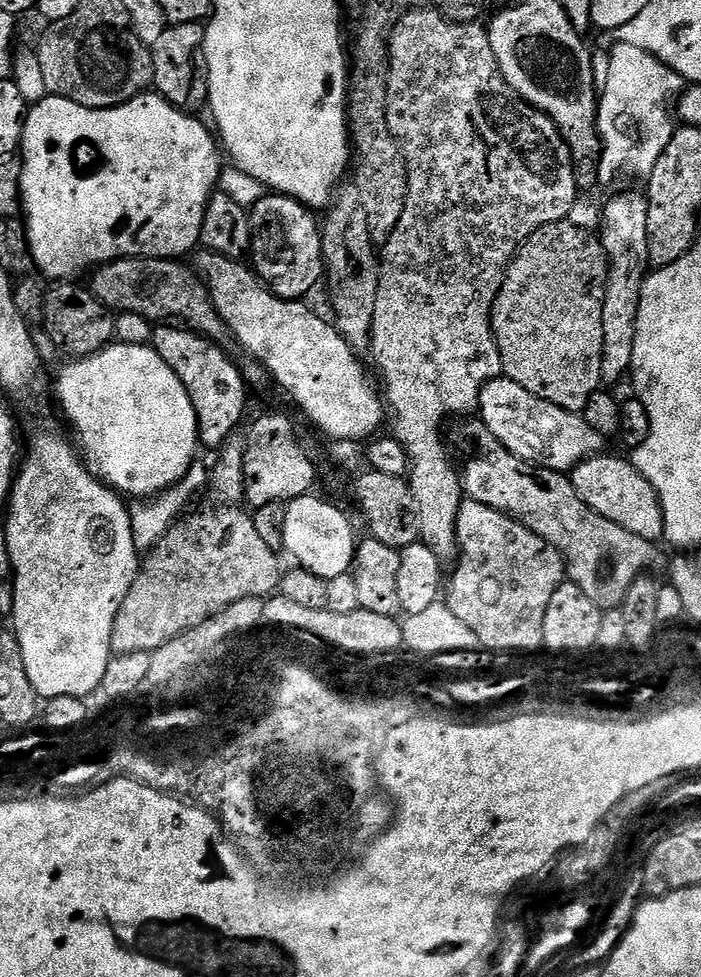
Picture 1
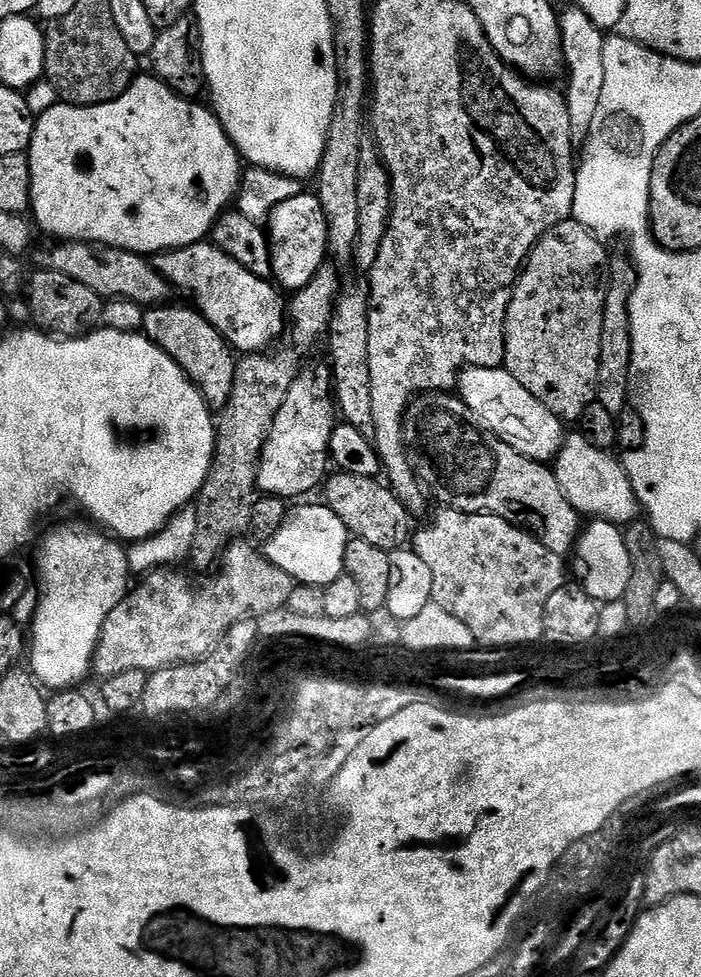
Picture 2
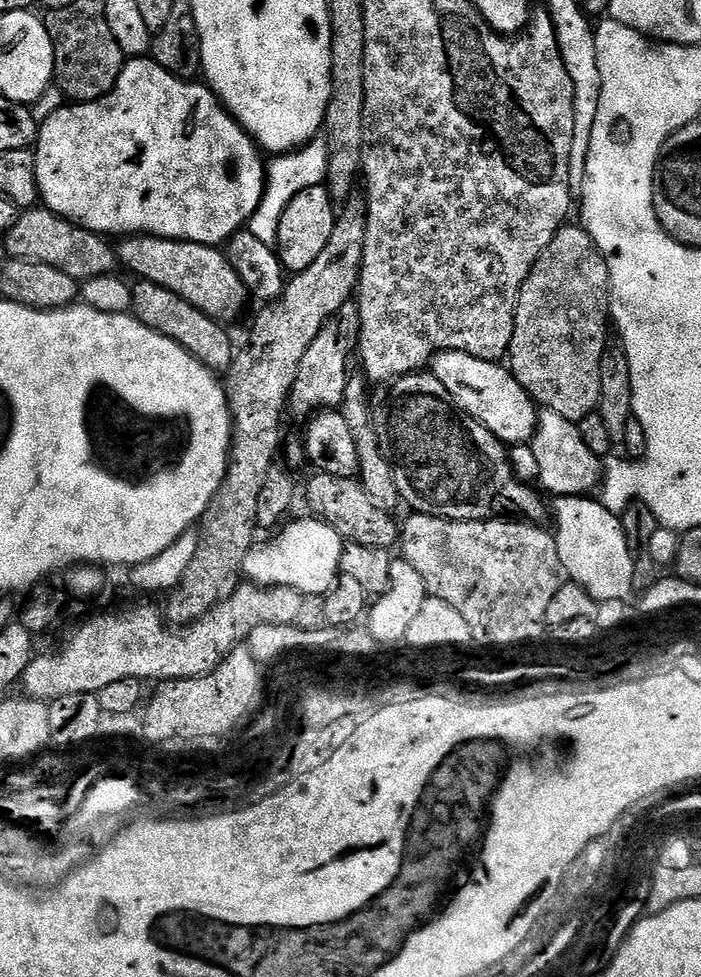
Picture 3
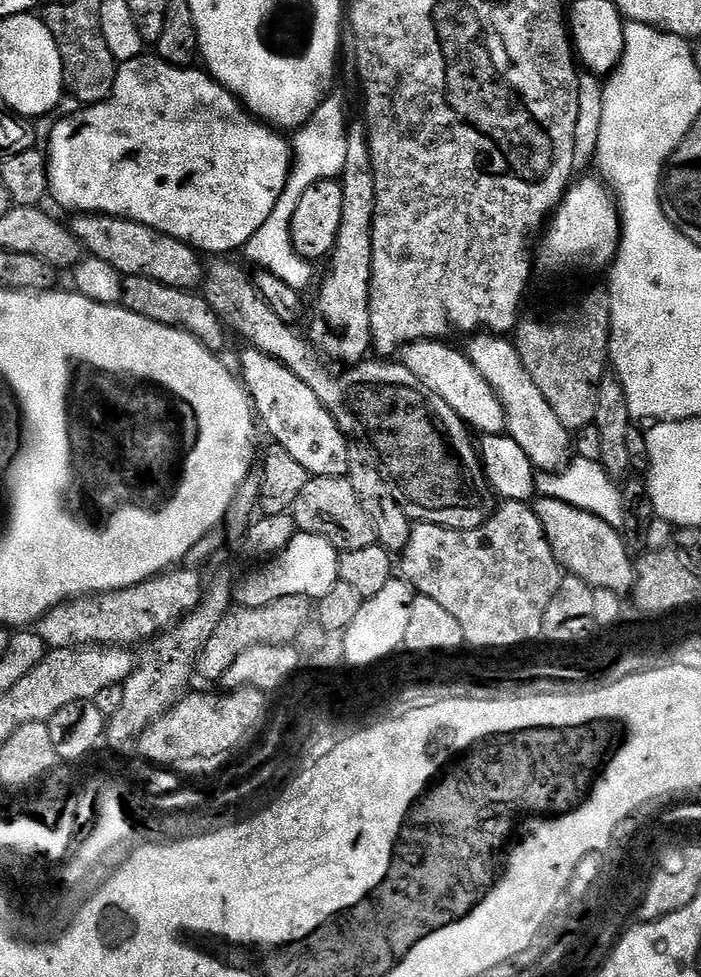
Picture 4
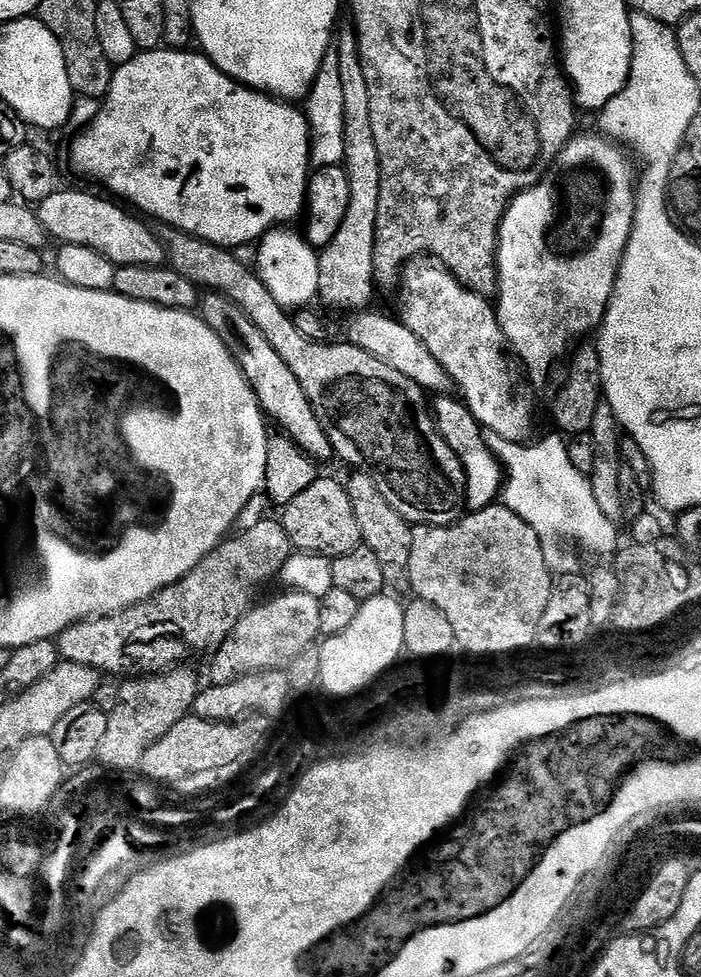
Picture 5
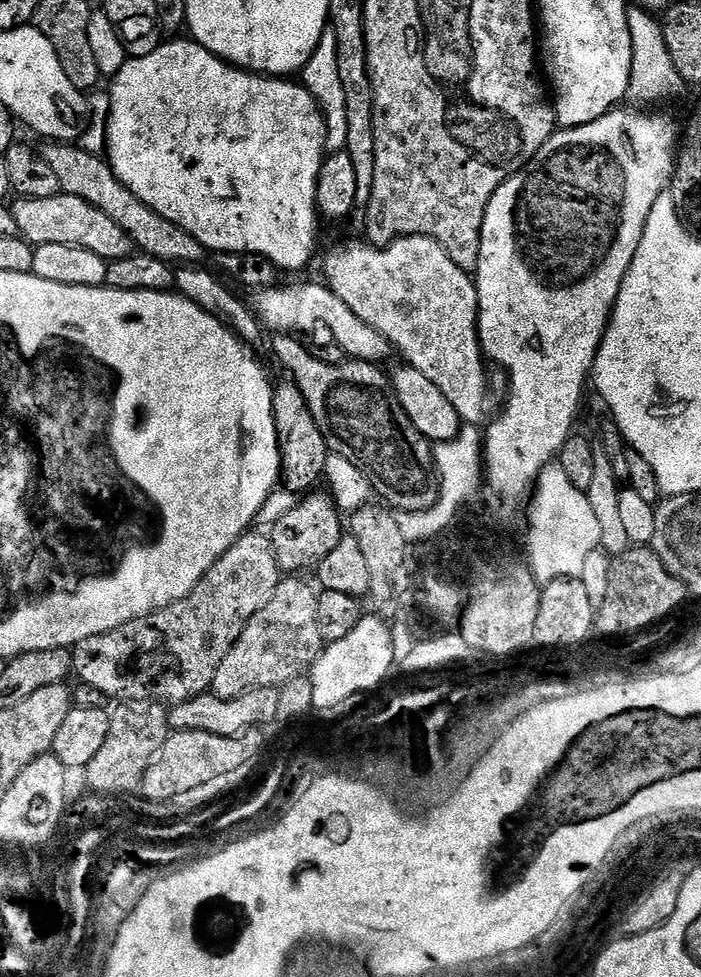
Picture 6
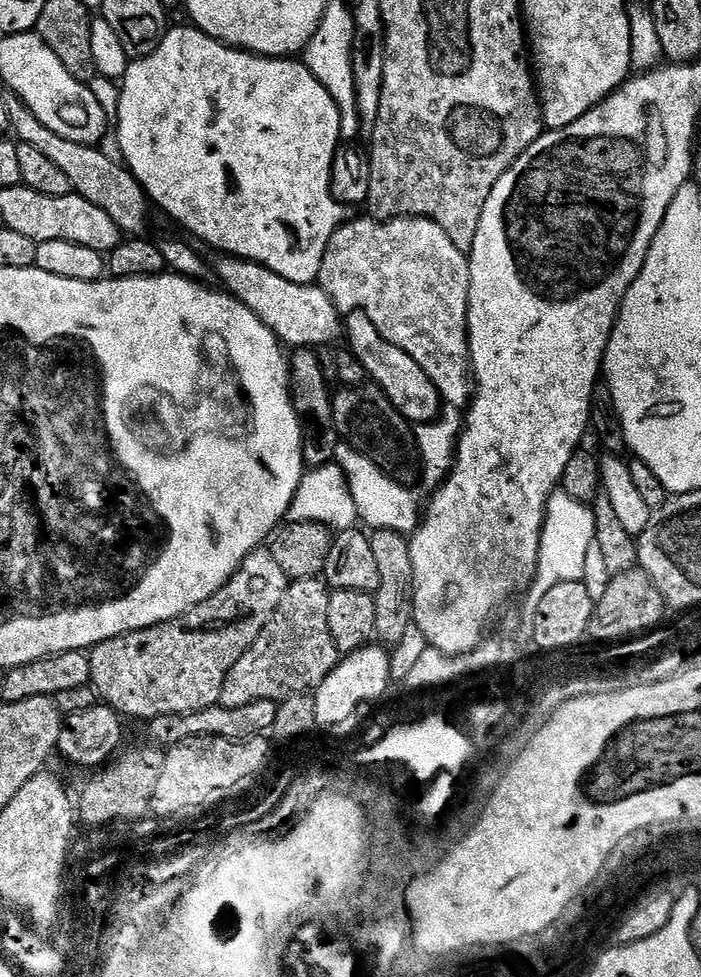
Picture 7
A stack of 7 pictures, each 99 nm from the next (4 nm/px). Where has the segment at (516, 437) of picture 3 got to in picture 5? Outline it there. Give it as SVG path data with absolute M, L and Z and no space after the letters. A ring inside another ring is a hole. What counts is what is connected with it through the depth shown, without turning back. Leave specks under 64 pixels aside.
M364 310L353 315L356 317L348 324L347 343L374 354L374 358L386 362L386 366L394 366L394 370L398 370L398 374L406 374L406 378L410 378L410 382L414 382L419 388L424 389L425 393L447 393L450 381L446 370L438 362L438 358L434 358L434 354L430 354L430 350L426 350L423 342L397 317L395 320L392 316L383 316L380 312L372 311Z

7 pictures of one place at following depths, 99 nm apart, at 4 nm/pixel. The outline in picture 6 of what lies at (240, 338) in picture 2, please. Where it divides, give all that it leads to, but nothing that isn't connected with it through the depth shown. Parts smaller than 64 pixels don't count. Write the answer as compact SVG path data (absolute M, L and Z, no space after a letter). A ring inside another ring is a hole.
M61 194L54 198L20 198L15 202L17 204L13 203L11 210L16 229L33 246L82 246L82 250L90 250L109 262L133 255L134 245L126 230L122 230L114 218L102 214L98 206L82 202L82 198Z

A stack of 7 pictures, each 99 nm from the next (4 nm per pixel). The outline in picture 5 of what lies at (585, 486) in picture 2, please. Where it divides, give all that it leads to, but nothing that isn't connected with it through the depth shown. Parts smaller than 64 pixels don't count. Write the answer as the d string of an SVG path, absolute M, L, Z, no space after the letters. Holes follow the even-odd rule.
M431 258L412 260L404 265L403 288L403 324L423 342L430 354L434 354L434 358L438 358L438 362L446 370L449 381L455 387L456 384L460 387L459 395L480 423L480 427L494 431L511 441L527 441L527 436L532 432L532 404L526 397L516 396L515 390L512 389L512 376L508 373L508 360L504 357L506 341L496 317L493 301L487 296L471 292L469 288L463 288L458 278L454 278L454 274L447 272Z

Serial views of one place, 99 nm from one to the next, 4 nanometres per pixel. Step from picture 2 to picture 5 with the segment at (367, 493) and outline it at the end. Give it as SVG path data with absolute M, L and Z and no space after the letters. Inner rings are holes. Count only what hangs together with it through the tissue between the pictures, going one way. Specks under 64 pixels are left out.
M321 475L294 502L283 505L282 523L293 549L314 552L318 556L335 558L350 554L350 550L361 547L358 518L354 518L354 506L350 494L343 483Z

